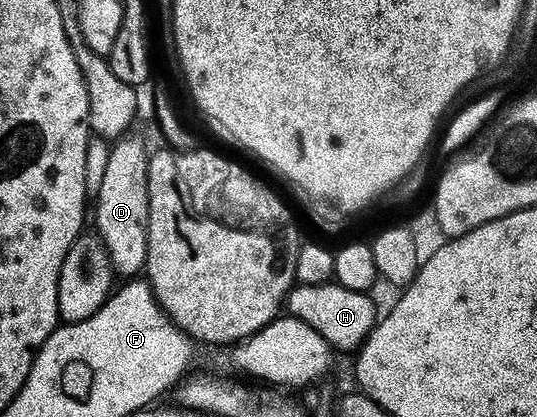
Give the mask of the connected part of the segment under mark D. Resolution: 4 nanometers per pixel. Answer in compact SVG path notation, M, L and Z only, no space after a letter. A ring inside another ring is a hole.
M129 133L123 136L122 139L116 140L111 146L108 155L107 167L105 169L105 174L103 176L103 181L101 183L101 189L95 195L95 201L97 201L96 205L93 205L93 211L95 207L95 228L96 234L102 240L103 244L106 247L106 251L109 253L110 263L112 272L119 276L121 275L123 279L134 278L138 276L146 266L147 262L147 241L148 241L148 161L147 158L149 156L149 149L145 147L144 141L137 135L136 133Z

